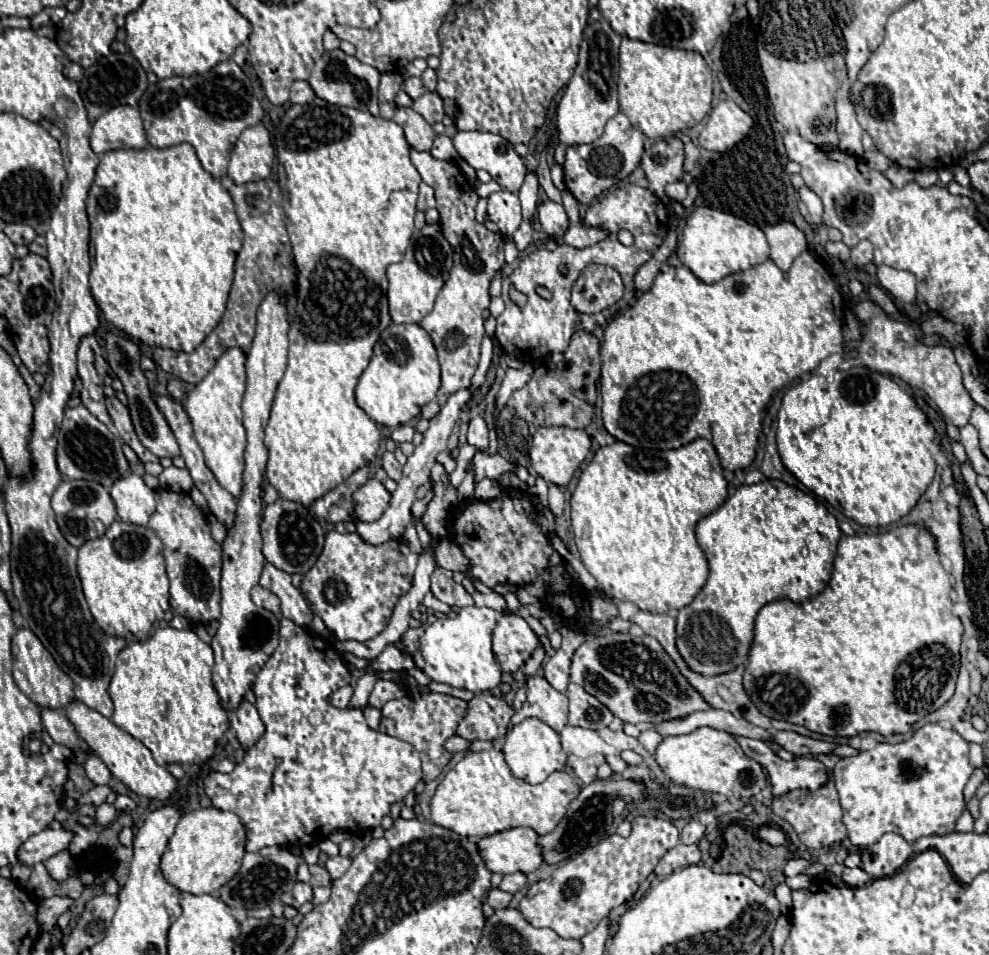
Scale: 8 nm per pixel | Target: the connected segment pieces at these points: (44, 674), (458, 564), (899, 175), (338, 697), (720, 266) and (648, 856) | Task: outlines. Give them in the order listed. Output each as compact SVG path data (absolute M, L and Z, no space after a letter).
M21 627L15 631L11 639L11 651L13 651L13 679L31 701L35 701L39 707L63 709L67 703L75 699L73 681L59 669L59 665L53 661L53 655L43 647L43 643L31 629Z
M443 539L439 541L437 549L435 549L435 557L437 557L437 565L443 567L443 569L449 569L449 571L461 571L465 573L469 569L469 561L467 557L461 553L461 549L449 541L449 539Z
M893 165L891 169L887 169L885 171L885 177L889 181L893 181L895 187L903 187L905 183L909 183L909 181L915 179L915 175L913 175L911 169L905 169L905 167L899 167L899 165Z
M347 685L347 687L341 687L341 689L337 689L331 697L329 697L329 703L333 705L333 707L339 707L339 709L345 709L347 705L349 705L349 699L351 699L351 695L353 695L353 687L351 685Z
M697 207L687 217L687 223L685 223L679 247L677 247L677 257L701 281L717 283L731 273L739 273L739 271L745 271L753 265L767 261L769 259L769 245L767 245L765 233L757 225L751 225L745 219L725 213L725 211Z
M635 817L633 833L627 839L615 833L615 835L605 837L597 845L587 847L577 857L567 859L553 871L553 875L549 879L537 881L529 887L529 891L525 893L525 897L519 903L519 909L533 927L549 927L563 939L581 939L583 935L593 931L597 927L597 923L611 913L611 909L623 905L629 897L633 897L633 893L639 889L639 883L645 881L649 877L649 873L653 873L659 859L669 849L673 849L677 843L679 843L679 831L671 821L655 819L655 817Z

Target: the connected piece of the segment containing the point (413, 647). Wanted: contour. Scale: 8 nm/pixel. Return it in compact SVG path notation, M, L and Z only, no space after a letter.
M407 629L405 633L403 633L403 645L407 647L407 653L409 655L413 655L415 651L417 651L417 647L419 647L419 635L417 635L417 629Z

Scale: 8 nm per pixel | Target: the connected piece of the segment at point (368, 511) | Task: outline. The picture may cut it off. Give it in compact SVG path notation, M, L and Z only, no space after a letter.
M369 479L353 493L355 515L361 521L377 521L391 501L391 493L377 479Z

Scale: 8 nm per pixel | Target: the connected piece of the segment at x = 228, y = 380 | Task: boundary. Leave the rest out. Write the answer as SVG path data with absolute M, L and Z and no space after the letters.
M239 347L227 349L215 363L215 367L209 371L209 375L195 385L195 389L187 395L185 399L185 411L193 423L193 431L195 431L195 439L203 449L205 455L205 463L211 469L211 473L215 475L215 479L219 481L219 485L229 491L235 499L241 497L243 493L243 469L245 469L245 447L247 447L247 439L245 439L245 427L243 427L243 413L241 413L241 401L243 401L243 393L245 393L245 353Z

